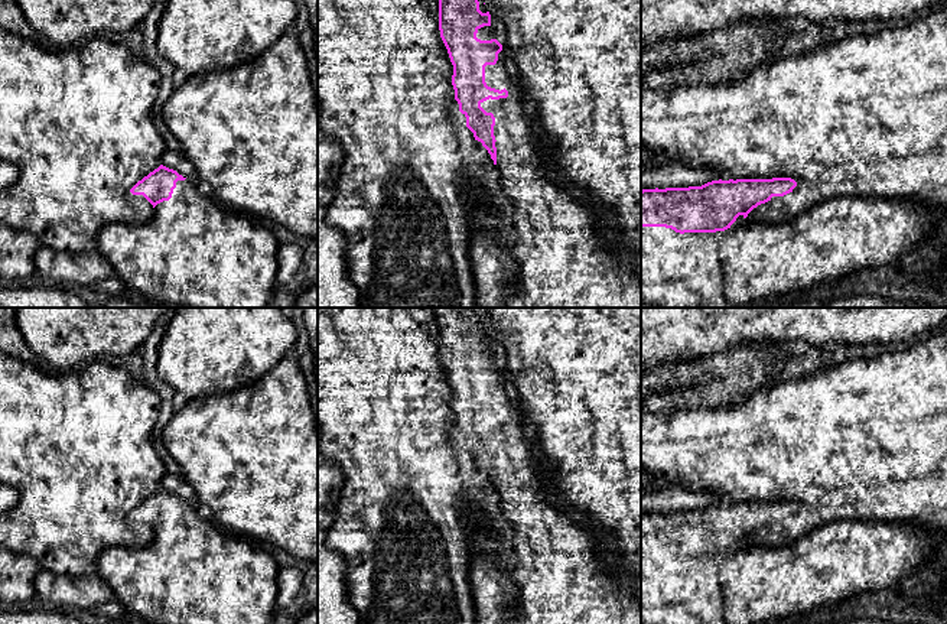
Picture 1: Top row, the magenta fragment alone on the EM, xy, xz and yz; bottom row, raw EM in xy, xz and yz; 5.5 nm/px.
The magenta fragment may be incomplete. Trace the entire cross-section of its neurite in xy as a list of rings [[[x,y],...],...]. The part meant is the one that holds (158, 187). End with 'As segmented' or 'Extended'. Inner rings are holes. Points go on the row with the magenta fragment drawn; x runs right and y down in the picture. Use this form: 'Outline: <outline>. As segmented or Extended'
Outline: [[[160,165],[141,181],[139,181],[130,192],[133,195],[143,195],[154,208],[153,217],[143,224],[107,224],[95,240],[95,248],[111,263],[114,274],[117,274],[130,289],[139,292],[143,299],[160,303],[170,308],[273,308],[277,298],[279,286],[277,277],[277,250],[279,240],[266,221],[251,217],[250,214],[235,211],[219,204],[212,196],[202,195],[196,188],[195,179],[188,179],[176,170]]]. Extended

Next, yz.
Outline: [[[791,178],[772,179],[729,179],[712,181],[702,186],[689,188],[665,188],[665,189],[642,189],[641,191],[641,308],[742,308],[746,303],[762,302],[767,298],[790,299],[797,293],[808,289],[821,290],[827,285],[840,282],[852,272],[894,264],[901,256],[925,247],[938,240],[938,235],[947,228],[947,209],[935,207],[924,207],[911,199],[883,199],[883,198],[855,198],[837,196],[827,199],[813,208],[801,212],[795,218],[782,222],[767,222],[751,220],[748,224],[732,224],[739,215],[743,218],[761,204],[771,201],[772,196],[784,196],[797,186]]]. Extended

